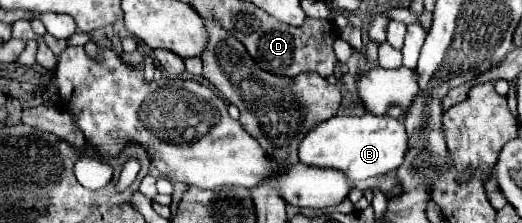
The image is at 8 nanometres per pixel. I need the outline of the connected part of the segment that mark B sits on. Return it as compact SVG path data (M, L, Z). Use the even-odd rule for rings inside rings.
M336 115L310 127L310 131L298 145L298 157L300 163L304 165L338 169L346 175L346 179L362 181L398 169L406 149L408 149L408 135L404 131L404 125L396 119L378 115L362 115L362 117Z

